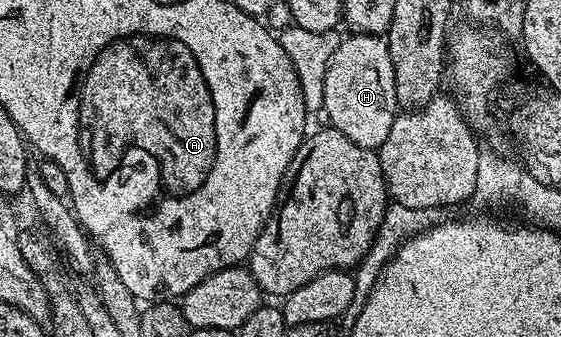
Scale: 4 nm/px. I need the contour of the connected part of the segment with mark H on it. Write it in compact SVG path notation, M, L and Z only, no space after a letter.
M351 34L335 50L325 72L322 111L335 130L342 132L359 147L380 149L399 107L395 96L395 70L388 41L380 35Z

